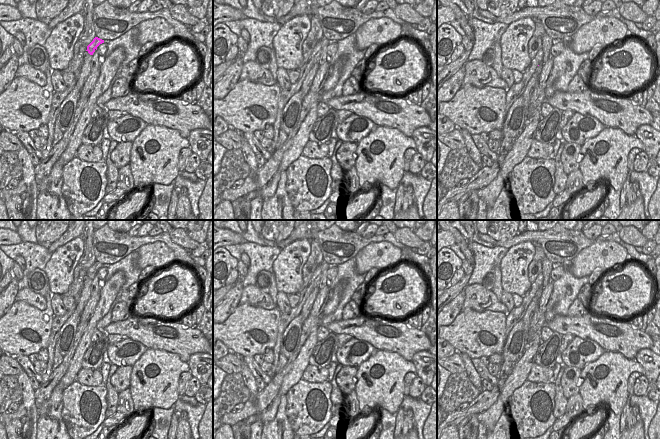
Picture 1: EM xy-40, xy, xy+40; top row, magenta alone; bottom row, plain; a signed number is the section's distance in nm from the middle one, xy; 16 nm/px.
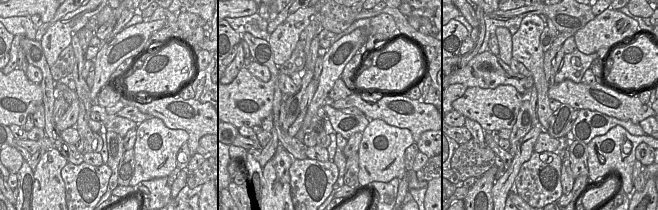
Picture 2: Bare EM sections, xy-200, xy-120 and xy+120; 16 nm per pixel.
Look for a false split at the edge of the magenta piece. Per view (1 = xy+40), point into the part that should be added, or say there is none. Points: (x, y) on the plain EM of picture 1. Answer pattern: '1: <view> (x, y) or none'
1: none

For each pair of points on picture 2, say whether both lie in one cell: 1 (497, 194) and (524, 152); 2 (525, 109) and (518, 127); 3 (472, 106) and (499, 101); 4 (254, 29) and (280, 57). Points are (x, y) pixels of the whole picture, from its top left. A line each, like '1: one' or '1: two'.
1: one
2: one
3: one
4: two

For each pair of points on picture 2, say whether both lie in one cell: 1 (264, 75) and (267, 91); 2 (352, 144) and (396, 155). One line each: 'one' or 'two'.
1: two
2: two

